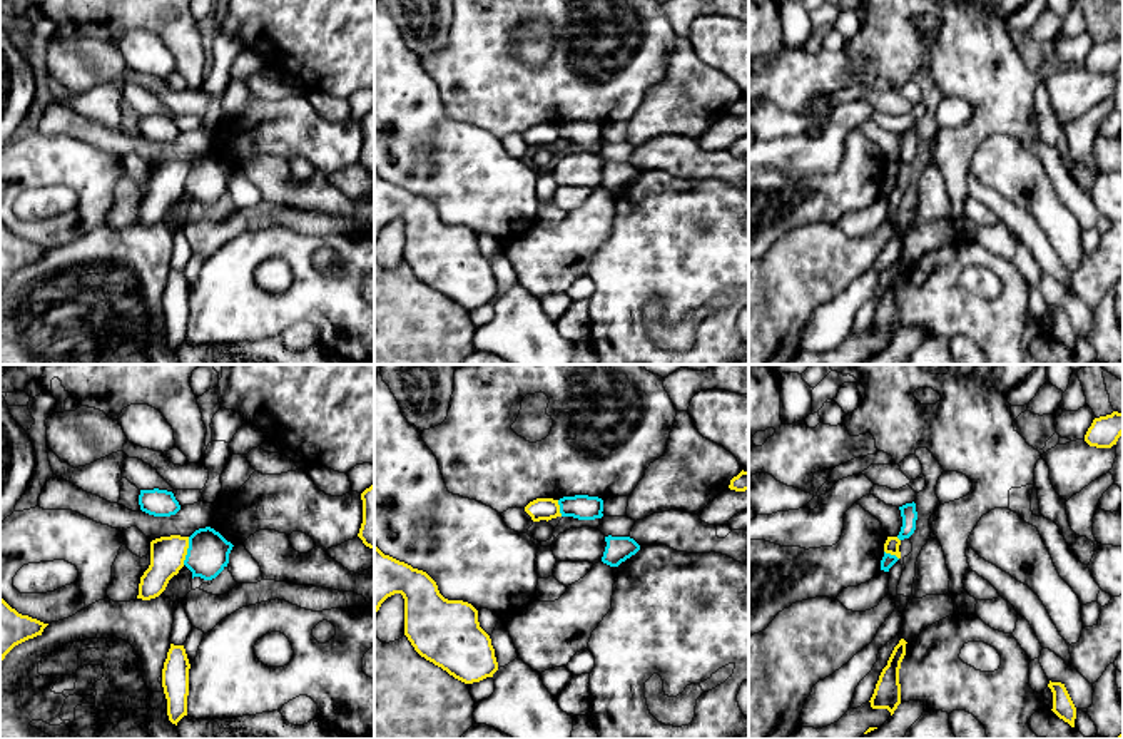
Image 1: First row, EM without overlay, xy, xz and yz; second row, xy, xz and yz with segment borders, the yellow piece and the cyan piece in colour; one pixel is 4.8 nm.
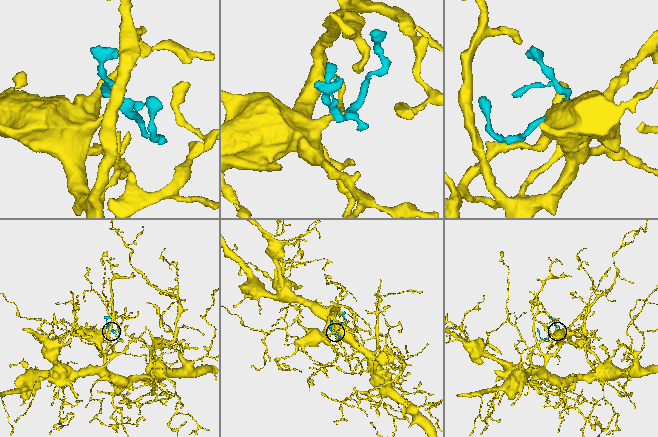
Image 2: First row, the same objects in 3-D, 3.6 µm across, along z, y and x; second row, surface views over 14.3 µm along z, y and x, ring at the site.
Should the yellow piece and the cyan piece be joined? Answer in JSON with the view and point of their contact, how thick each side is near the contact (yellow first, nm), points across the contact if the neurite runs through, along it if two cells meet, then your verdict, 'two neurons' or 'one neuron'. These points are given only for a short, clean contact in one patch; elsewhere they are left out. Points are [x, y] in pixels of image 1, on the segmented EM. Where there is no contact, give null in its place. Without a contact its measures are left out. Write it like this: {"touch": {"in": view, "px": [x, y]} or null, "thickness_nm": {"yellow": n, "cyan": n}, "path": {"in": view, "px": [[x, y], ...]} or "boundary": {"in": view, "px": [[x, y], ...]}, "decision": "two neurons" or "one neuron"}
{"touch": {"in": "xy", "px": [186, 550]}, "thickness_nm": {"yellow": 170, "cyan": 200}, "boundary": {"in": "xy", "px": [[189, 537], [182, 564]]}, "decision": "two neurons"}

